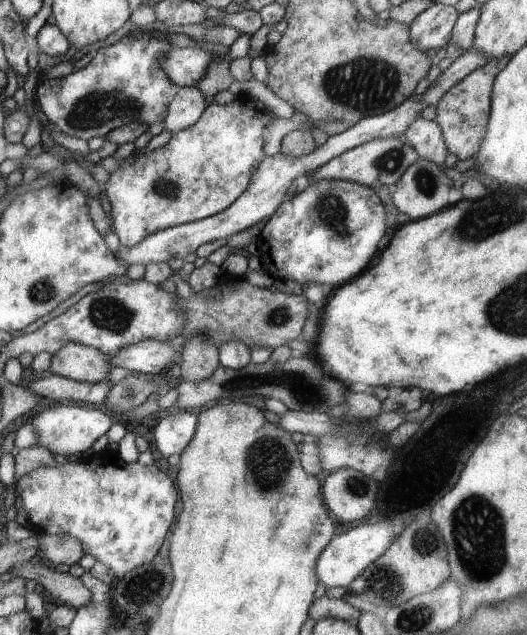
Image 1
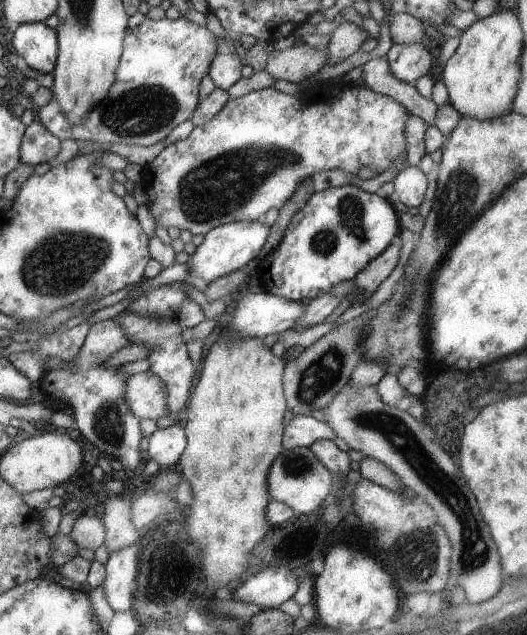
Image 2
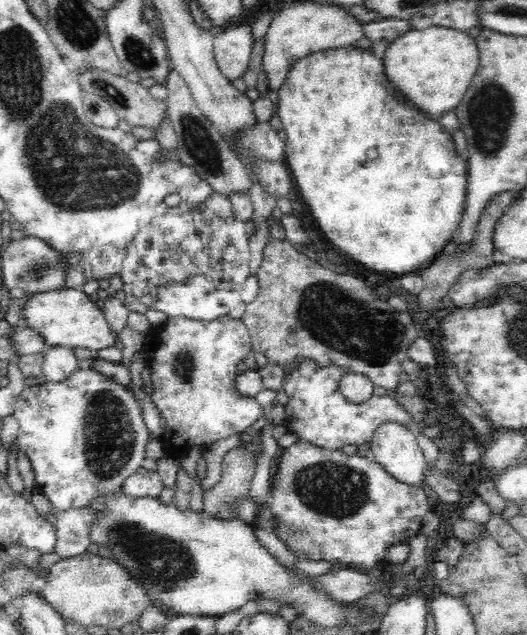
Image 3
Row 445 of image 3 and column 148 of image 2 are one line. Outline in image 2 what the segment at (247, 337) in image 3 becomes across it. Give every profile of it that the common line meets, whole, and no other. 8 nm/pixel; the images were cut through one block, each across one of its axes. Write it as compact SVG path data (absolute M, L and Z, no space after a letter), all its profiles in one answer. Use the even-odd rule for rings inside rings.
M330 82L332 87L331 94L326 94L322 87L314 89L305 88L300 96L292 96L290 94L281 92L280 89L274 87L268 87L261 90L254 90L241 98L228 100L224 105L224 108L212 118L206 122L206 124L194 127L190 135L184 139L179 140L176 143L170 143L152 162L148 162L143 166L142 184L145 187L146 194L148 194L147 207L154 218L155 224L158 226L164 226L164 228L170 228L175 226L181 230L188 230L190 234L200 234L204 236L207 232L210 232L213 228L220 225L225 225L233 222L248 221L256 222L263 219L262 214L268 212L270 208L280 210L284 207L294 195L297 194L298 187L301 186L305 180L312 179L312 176L318 172L326 170L345 170L354 175L358 174L358 170L362 167L370 167L375 173L380 174L387 172L391 166L398 172L406 170L409 164L406 163L408 158L408 148L406 147L407 140L405 136L405 124L409 122L409 109L405 105L402 105L400 101L390 98L382 93L376 93L373 89L369 89L364 86L357 86L356 84L348 84L345 82L336 83Z

